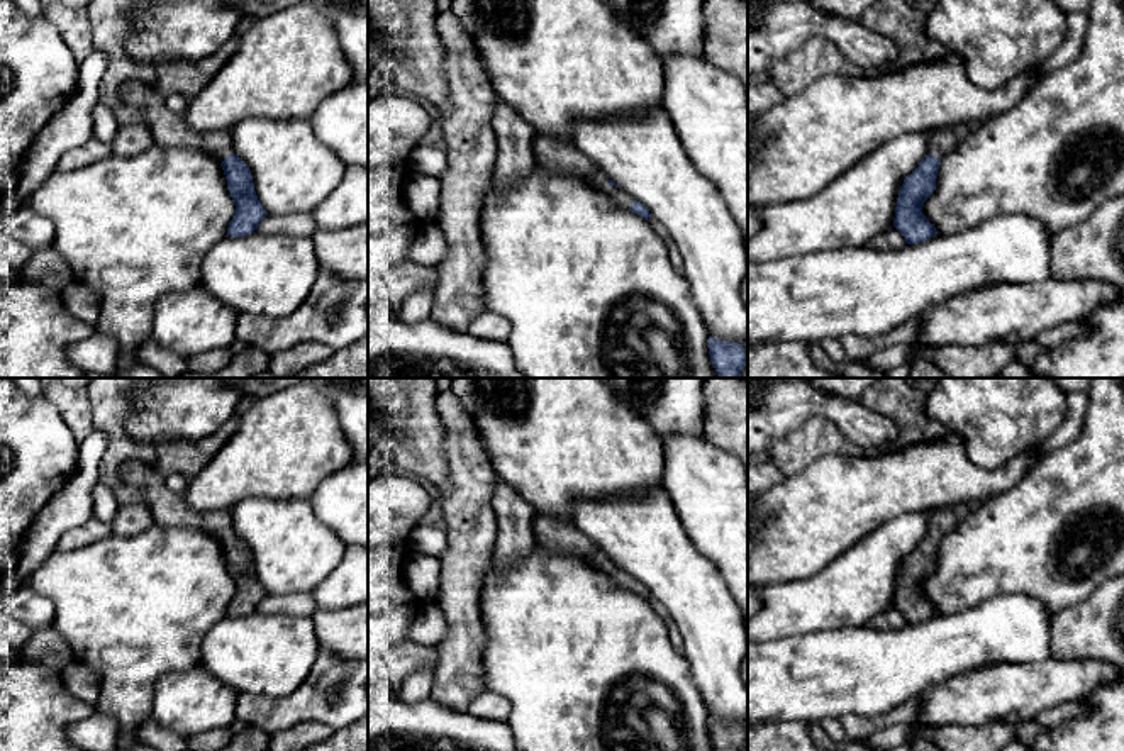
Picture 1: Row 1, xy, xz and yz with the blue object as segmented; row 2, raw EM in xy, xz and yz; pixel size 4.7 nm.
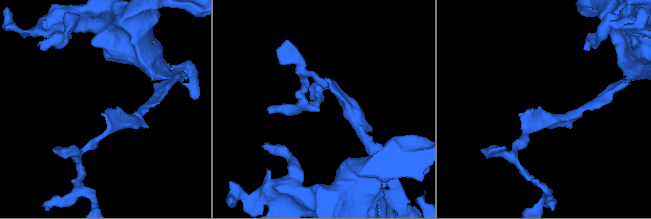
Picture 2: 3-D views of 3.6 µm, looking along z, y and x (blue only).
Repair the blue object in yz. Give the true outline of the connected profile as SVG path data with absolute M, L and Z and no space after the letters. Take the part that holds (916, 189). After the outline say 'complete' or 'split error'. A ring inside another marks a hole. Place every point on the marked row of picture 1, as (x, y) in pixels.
M951 131L932 132L927 156L904 180L897 198L893 227L905 237L907 244L919 244L938 234L936 227L922 214L922 205L936 190L941 159L954 151L958 142Z; split error

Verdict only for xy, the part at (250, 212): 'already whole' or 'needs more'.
needs more

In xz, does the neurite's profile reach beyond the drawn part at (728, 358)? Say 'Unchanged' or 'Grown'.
Unchanged

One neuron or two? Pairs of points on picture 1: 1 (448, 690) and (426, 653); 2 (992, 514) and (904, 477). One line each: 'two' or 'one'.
1: two
2: two

